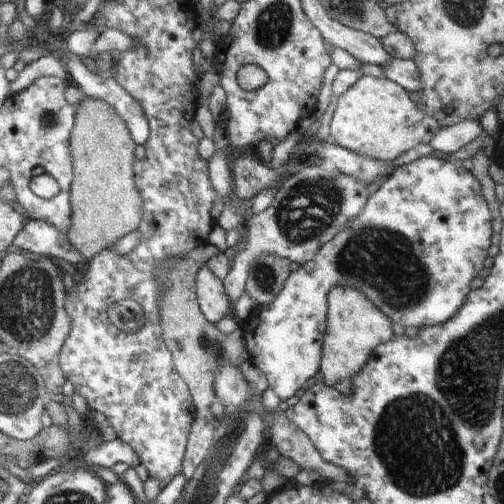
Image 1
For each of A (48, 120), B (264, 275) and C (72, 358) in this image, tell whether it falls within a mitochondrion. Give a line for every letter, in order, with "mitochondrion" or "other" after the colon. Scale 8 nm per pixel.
A: mitochondrion
B: mitochondrion
C: other

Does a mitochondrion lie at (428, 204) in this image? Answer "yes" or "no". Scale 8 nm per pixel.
no

